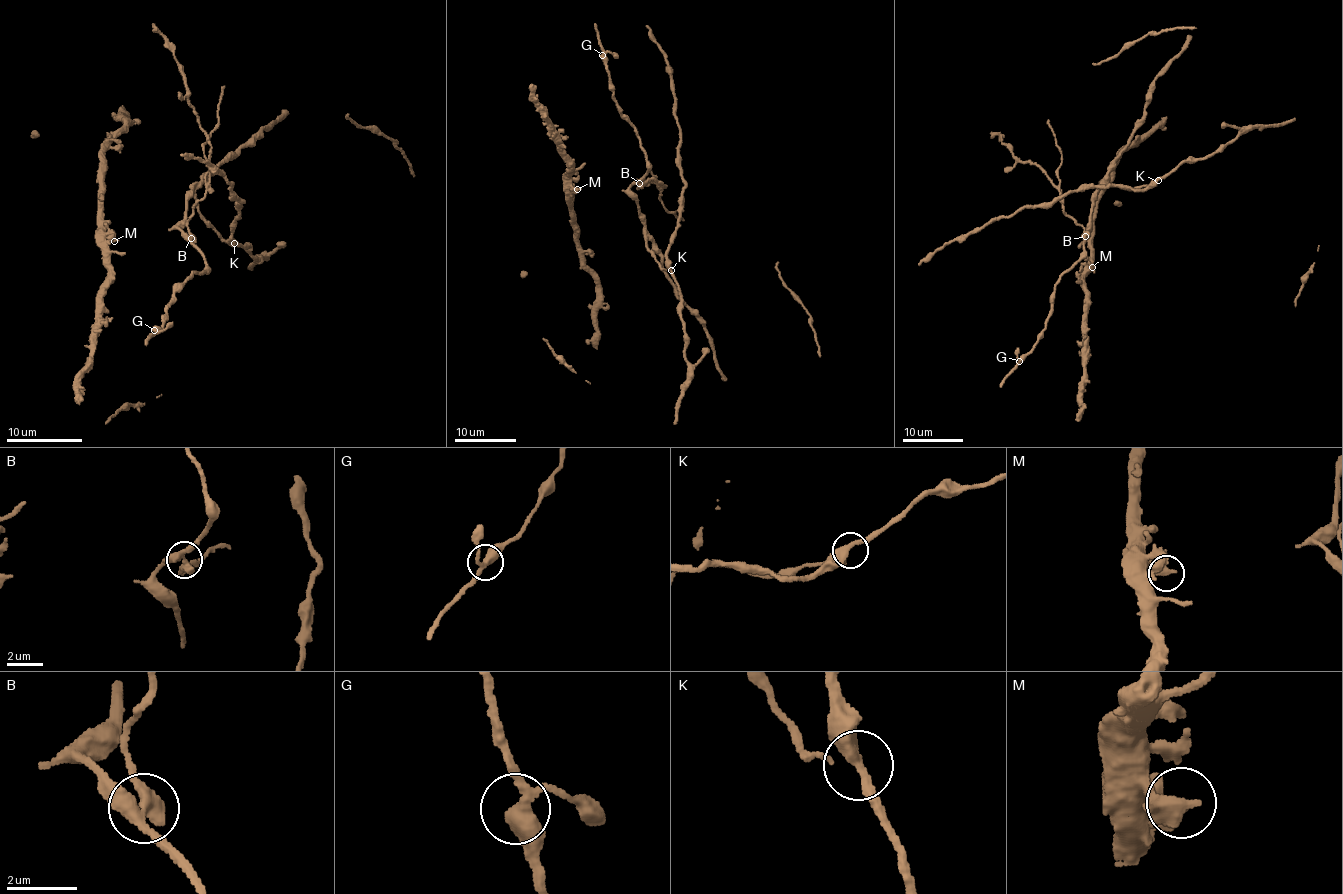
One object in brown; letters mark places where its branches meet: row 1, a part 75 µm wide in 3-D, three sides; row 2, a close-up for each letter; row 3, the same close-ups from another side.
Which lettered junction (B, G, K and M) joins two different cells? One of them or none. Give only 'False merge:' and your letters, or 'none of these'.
False merge: B

